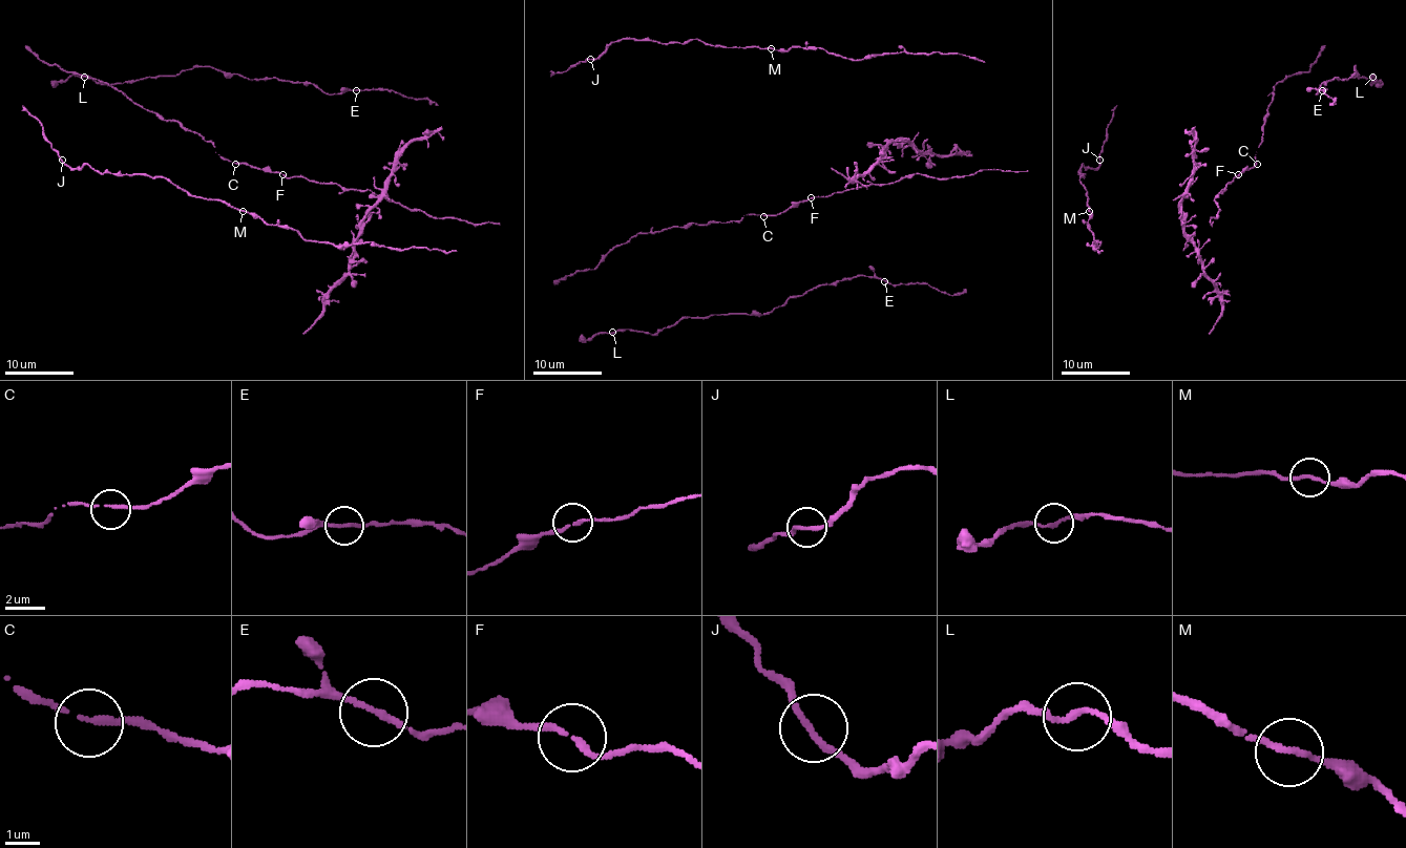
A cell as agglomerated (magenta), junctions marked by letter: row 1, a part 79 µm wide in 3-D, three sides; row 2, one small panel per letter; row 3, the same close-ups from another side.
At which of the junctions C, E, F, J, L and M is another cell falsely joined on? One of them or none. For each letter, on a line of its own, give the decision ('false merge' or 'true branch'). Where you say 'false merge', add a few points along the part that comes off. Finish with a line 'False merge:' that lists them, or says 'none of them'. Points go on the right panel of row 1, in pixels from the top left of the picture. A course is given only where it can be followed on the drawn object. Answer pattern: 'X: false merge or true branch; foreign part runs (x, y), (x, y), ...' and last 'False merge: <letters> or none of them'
C: true branch
E: true branch
F: true branch
J: true branch
L: true branch
M: true branch
False merge: none of them

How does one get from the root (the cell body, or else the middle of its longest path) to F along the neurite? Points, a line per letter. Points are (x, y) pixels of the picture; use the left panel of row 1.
F: (235, 162), (282, 173)

